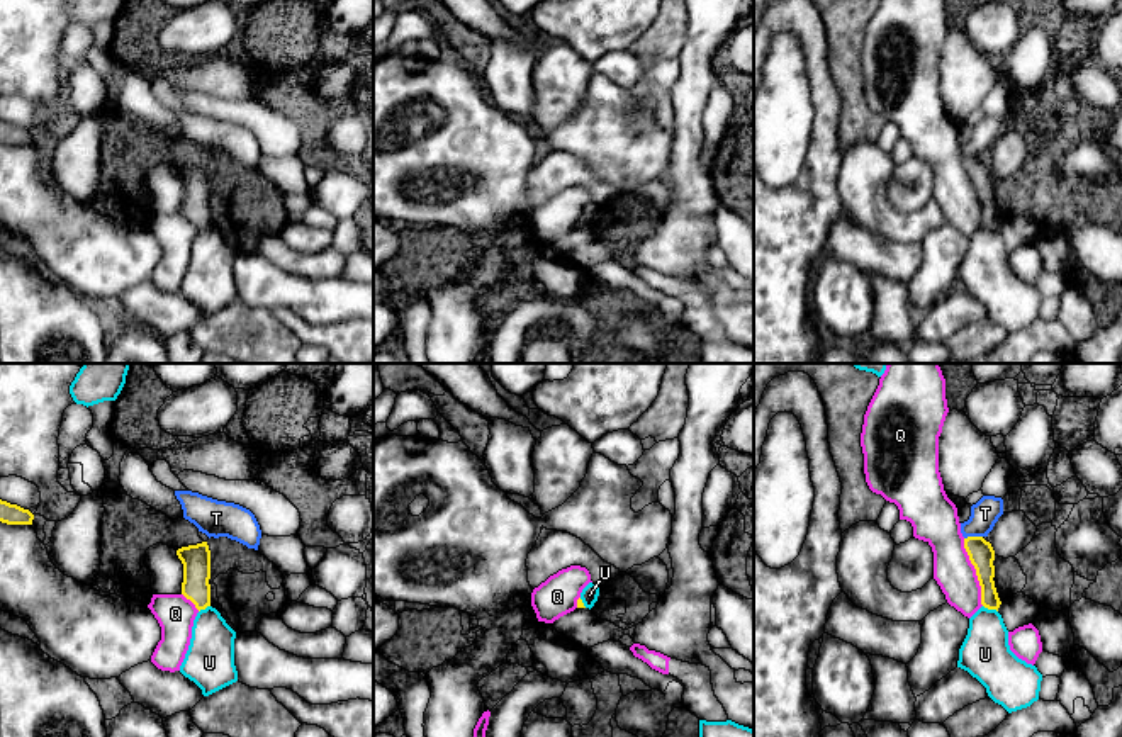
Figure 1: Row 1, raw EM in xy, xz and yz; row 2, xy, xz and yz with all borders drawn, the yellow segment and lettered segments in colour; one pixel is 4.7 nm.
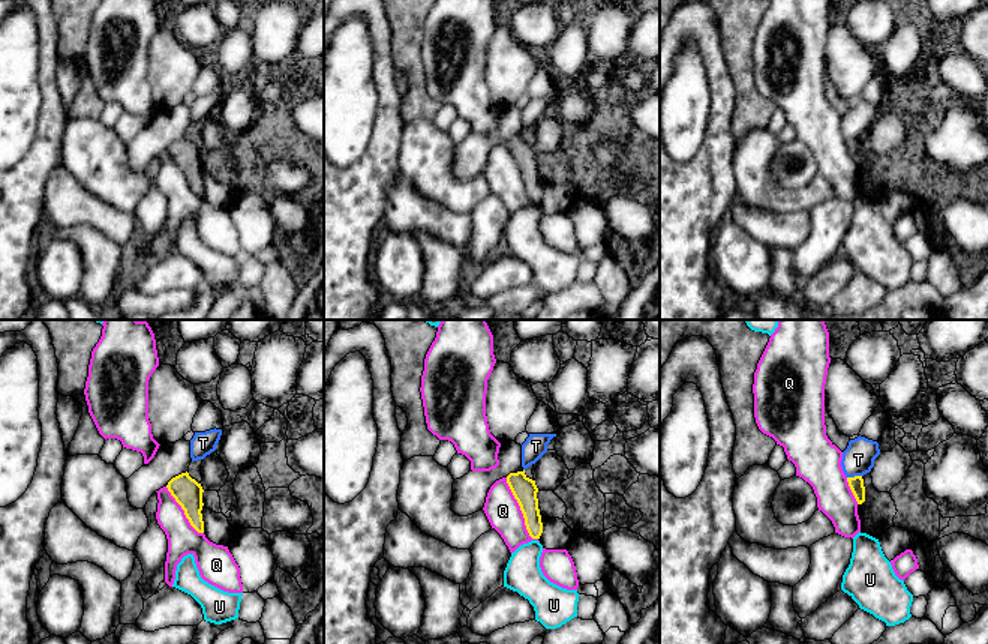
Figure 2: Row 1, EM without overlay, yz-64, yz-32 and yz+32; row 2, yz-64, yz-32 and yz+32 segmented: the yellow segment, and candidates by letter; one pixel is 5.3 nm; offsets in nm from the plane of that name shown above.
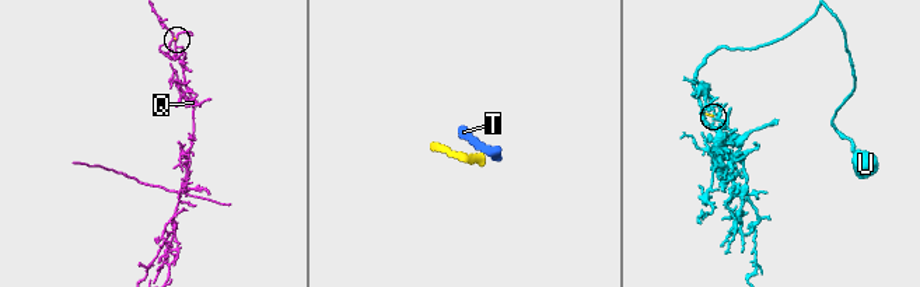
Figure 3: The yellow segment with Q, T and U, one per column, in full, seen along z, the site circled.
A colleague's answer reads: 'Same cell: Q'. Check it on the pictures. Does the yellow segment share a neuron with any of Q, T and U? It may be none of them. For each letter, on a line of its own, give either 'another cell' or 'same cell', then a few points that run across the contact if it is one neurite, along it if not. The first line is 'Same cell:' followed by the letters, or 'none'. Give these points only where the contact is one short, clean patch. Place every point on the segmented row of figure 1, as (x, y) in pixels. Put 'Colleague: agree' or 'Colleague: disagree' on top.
Colleague: disagree
Same cell: none
Q: another cell; line yz (963, 539), (983, 605)
T: another cell; line yz (981, 535), (968, 535), (964, 539)
U: another cell; line yz (983, 605), (997, 612)

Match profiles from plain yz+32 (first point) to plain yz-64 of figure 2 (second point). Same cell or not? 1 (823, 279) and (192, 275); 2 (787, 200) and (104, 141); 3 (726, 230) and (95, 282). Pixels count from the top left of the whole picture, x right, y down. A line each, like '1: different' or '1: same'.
1: same
2: same
3: different

